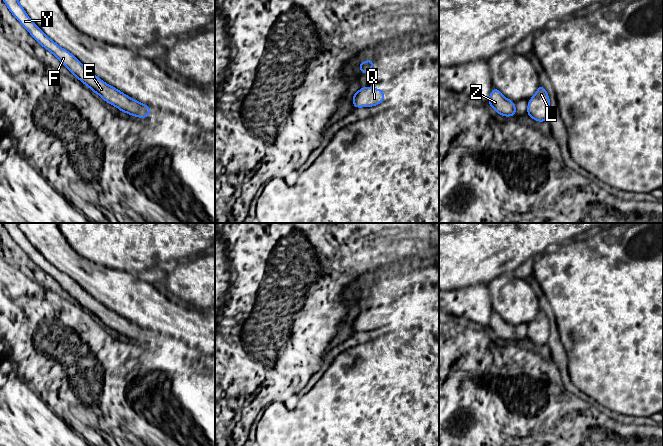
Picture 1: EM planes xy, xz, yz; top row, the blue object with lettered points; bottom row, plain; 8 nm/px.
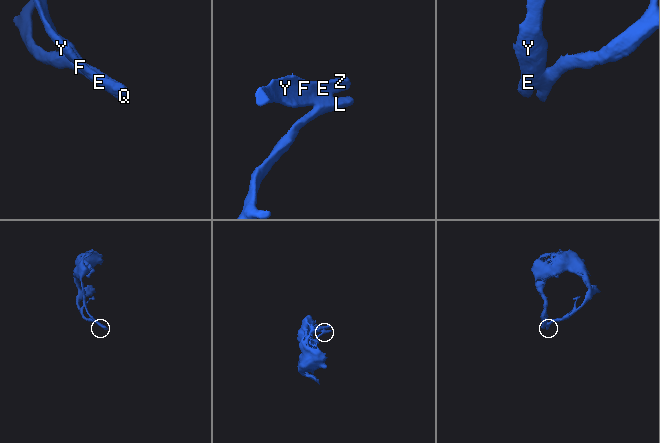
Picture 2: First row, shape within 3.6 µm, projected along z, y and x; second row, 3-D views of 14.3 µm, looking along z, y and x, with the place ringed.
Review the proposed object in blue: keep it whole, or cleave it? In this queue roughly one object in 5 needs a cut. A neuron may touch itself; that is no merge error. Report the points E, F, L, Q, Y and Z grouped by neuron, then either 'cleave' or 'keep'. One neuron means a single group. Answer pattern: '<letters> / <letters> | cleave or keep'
E F L Q Y Z | keep

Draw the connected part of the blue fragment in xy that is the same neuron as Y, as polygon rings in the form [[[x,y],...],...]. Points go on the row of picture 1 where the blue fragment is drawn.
[[[3,0],[14,17],[32,35],[32,37],[57,59],[74,75],[87,85],[94,93],[100,95],[104,101],[114,105],[124,113],[139,118],[146,118],[151,113],[151,108],[142,104],[111,85],[108,85],[93,72],[87,69],[74,55],[63,49],[51,40],[27,15],[18,0]]]

